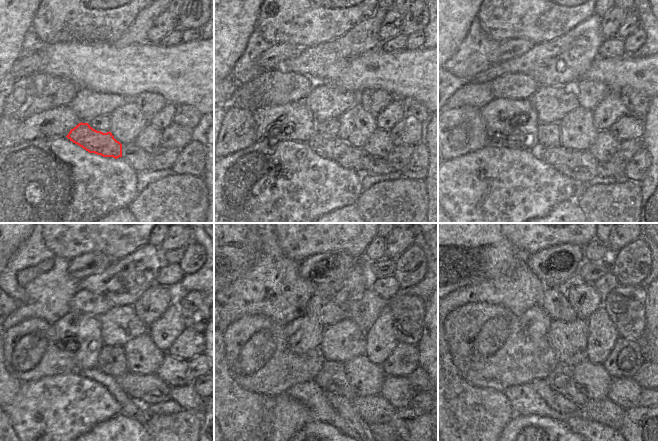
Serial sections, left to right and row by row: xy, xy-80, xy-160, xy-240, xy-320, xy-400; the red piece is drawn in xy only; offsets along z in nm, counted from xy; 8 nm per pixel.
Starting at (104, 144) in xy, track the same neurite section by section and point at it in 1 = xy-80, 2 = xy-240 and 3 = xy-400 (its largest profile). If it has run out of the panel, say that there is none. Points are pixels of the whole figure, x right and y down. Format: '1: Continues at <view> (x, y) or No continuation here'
1: Continues at xy-80 (331, 148)
2: Continues at xy-240 (144, 389)
3: Continues at xy-400 (604, 412).

